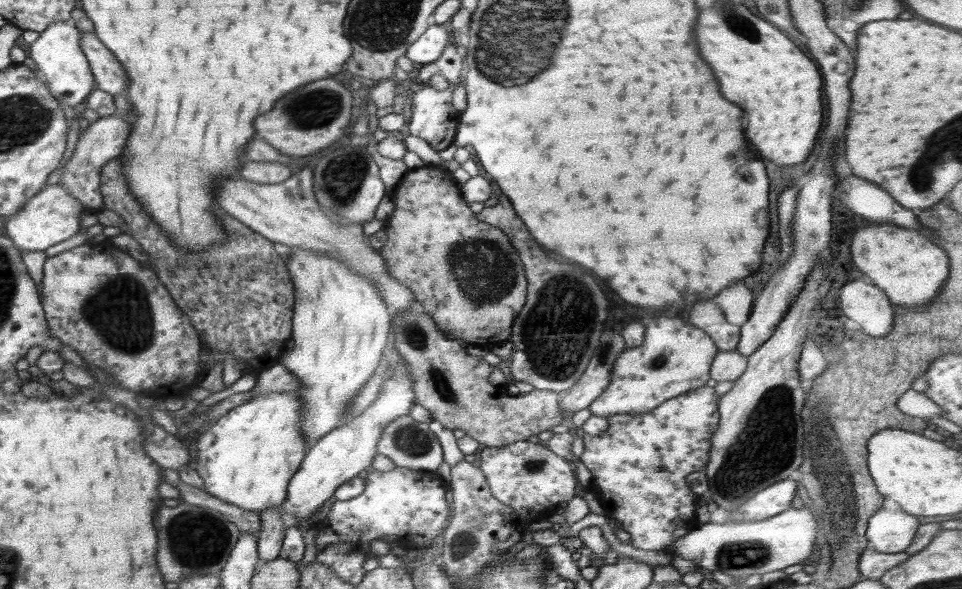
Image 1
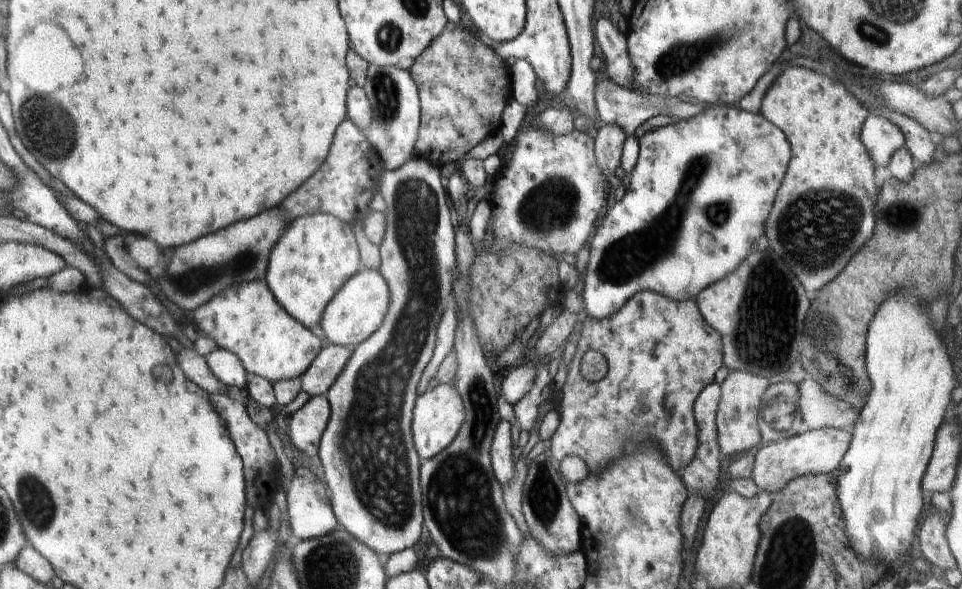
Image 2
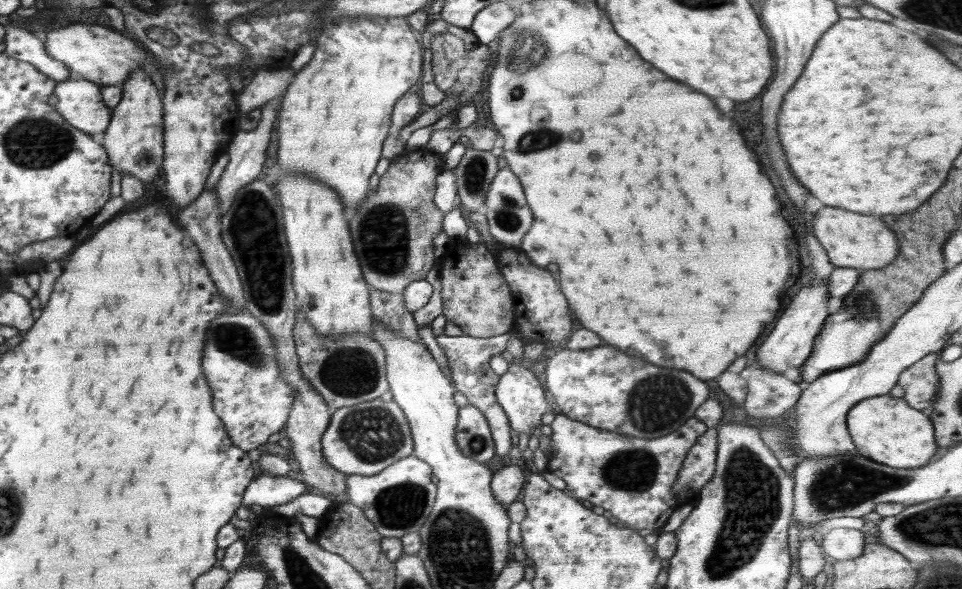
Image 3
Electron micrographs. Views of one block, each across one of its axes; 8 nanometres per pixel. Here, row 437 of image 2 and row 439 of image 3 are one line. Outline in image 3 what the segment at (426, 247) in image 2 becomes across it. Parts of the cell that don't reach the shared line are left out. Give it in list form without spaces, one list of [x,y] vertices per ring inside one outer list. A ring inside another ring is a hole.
[[[382,398],[364,401],[360,404],[339,408],[331,413],[330,424],[322,436],[322,453],[330,467],[347,475],[372,476],[382,472],[391,464],[413,454],[413,438],[409,422],[403,410],[394,401],[386,402]]]

